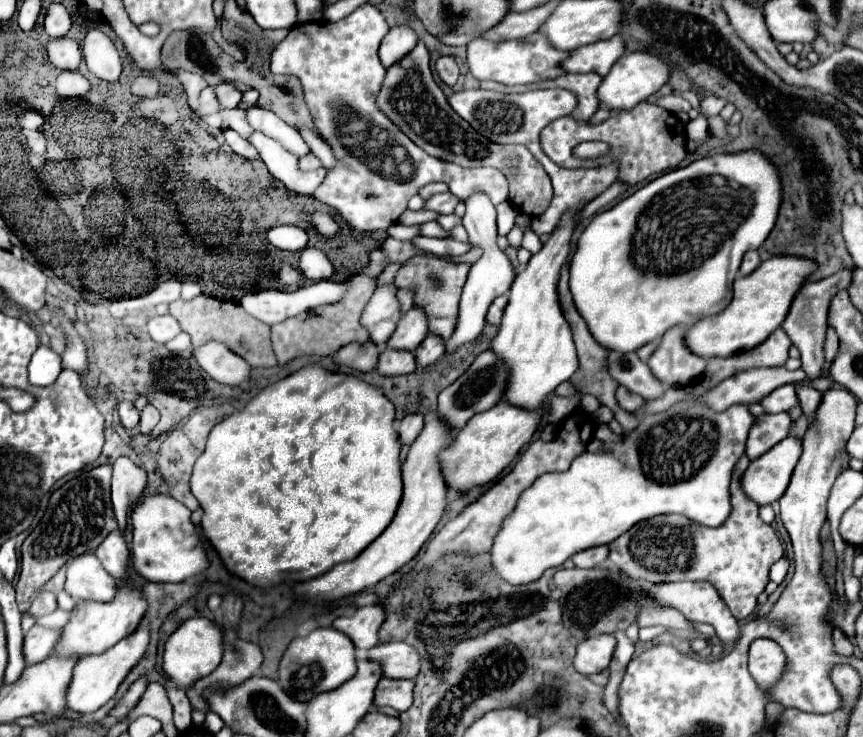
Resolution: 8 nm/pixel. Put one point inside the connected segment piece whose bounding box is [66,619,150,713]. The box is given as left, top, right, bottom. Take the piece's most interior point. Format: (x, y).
(95, 680)

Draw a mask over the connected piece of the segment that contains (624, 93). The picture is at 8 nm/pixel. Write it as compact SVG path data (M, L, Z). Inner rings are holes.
M636 51L636 53L622 55L616 61L616 65L610 69L610 73L602 79L602 83L600 83L596 93L598 93L598 101L600 101L602 109L608 109L612 113L620 113L620 111L630 111L638 103L646 101L666 81L668 81L668 67L658 57L652 57L648 53L638 53Z

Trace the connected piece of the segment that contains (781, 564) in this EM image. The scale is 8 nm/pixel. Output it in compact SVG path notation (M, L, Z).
M782 557L780 561L776 561L770 569L770 579L776 581L776 583L782 583L784 577L786 577L786 571L788 571L788 559Z

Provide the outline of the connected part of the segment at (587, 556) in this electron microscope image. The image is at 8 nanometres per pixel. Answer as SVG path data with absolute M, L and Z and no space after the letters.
M606 545L580 551L580 553L576 553L572 557L572 561L574 561L576 567L600 567L606 559L608 559L608 547Z

